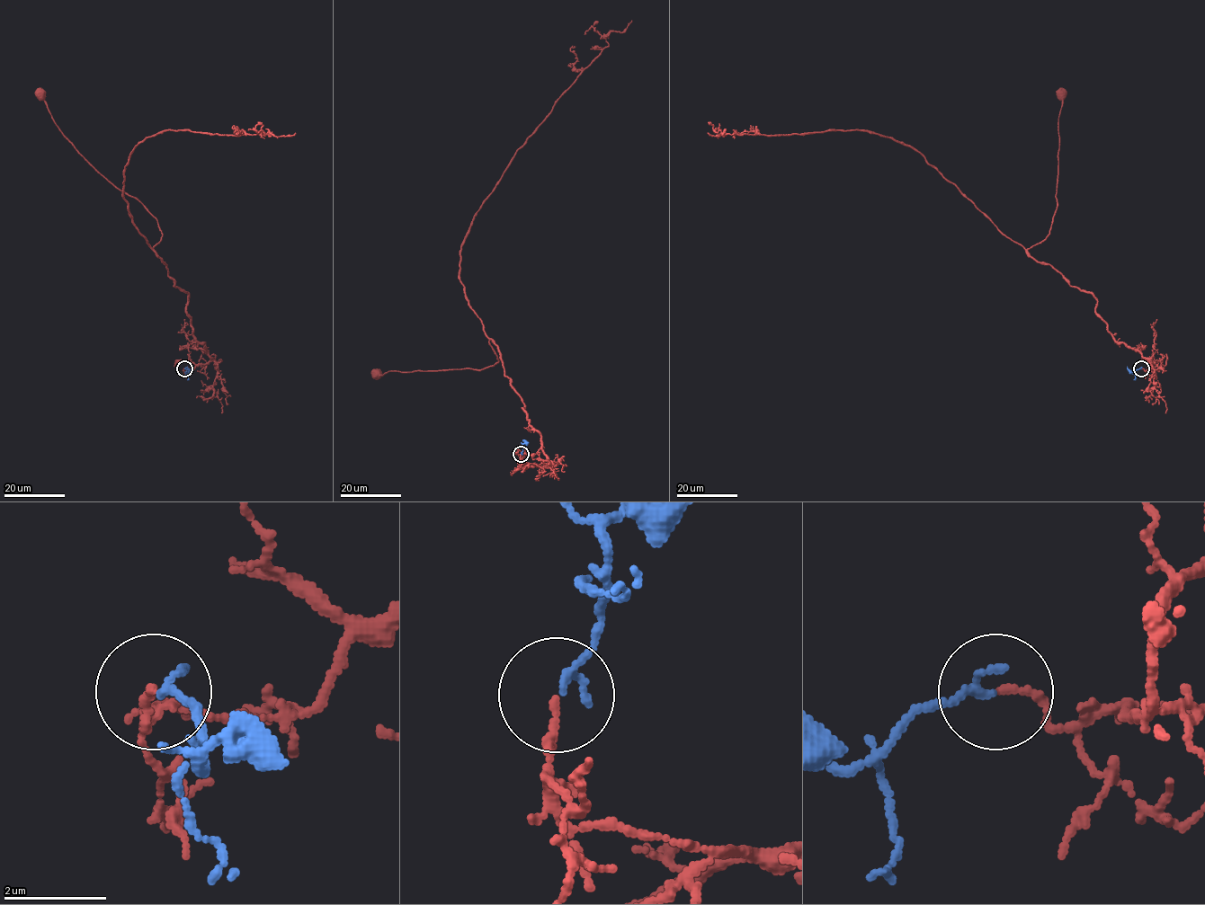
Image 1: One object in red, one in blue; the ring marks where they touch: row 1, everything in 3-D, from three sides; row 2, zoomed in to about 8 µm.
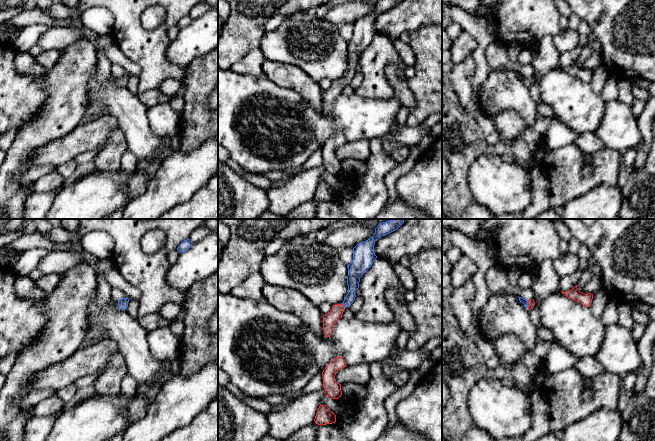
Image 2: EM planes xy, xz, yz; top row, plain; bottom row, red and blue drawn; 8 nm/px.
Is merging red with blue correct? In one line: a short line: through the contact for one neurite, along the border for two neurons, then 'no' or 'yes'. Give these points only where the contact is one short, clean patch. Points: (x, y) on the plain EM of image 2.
line xz (329, 95), (343, 81), (351, 71), (353, 54); yes

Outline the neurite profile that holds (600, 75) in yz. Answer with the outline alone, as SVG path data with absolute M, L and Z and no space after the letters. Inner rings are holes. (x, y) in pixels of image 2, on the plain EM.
M600 65L599 67L593 70L590 86L594 93L601 95L601 92L609 76L610 74L608 73L604 65Z

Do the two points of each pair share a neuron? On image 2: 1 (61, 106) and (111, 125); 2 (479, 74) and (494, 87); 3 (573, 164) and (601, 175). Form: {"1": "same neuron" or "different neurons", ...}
{"1": "different neurons", "2": "different neurons", "3": "same neuron"}

